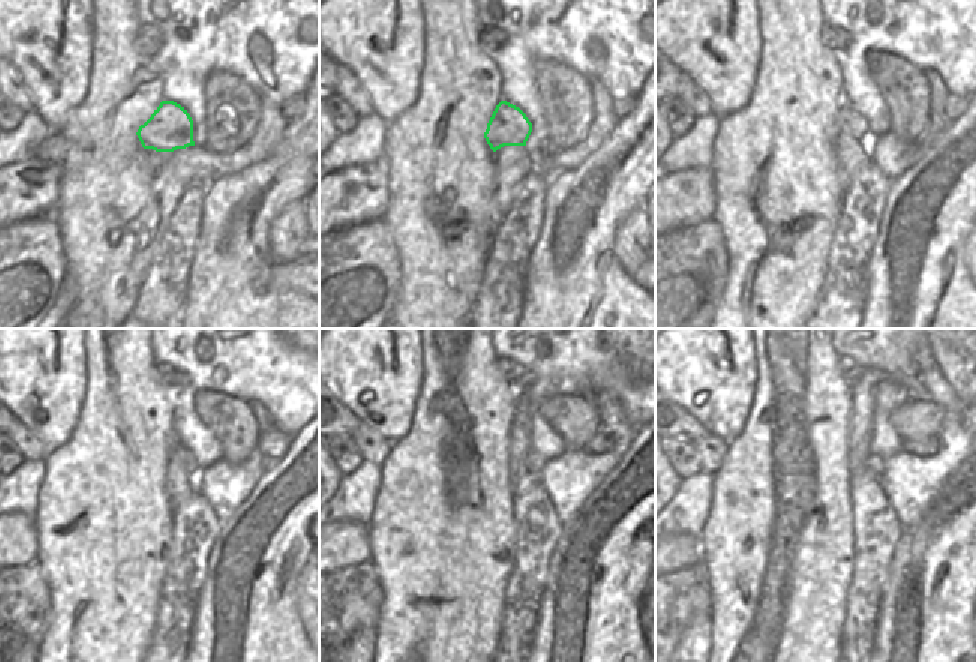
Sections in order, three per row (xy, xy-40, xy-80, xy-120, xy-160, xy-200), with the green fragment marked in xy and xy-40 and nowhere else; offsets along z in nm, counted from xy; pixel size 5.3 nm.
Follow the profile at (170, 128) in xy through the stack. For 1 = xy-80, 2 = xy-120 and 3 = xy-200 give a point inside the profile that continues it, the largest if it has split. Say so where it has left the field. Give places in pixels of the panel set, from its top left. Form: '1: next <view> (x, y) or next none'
1: next xy-80 (849, 120)
2: next xy-120 (185, 455)
3: next xy-200 (873, 463)

